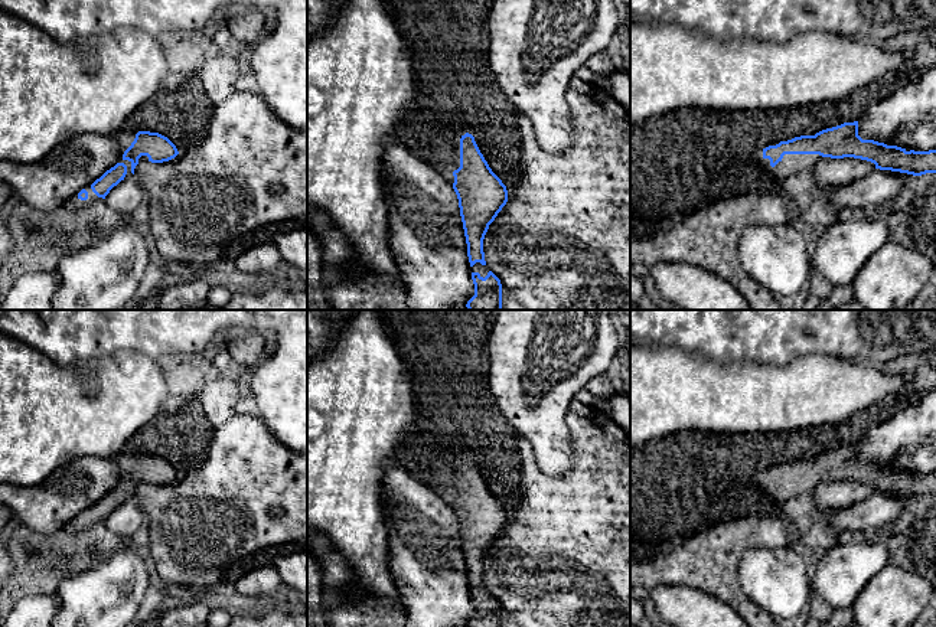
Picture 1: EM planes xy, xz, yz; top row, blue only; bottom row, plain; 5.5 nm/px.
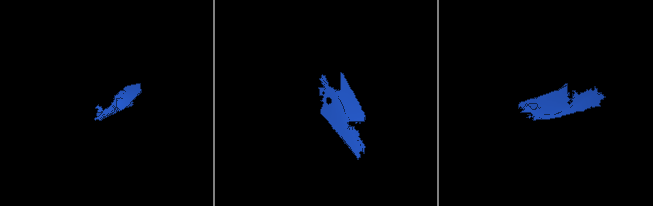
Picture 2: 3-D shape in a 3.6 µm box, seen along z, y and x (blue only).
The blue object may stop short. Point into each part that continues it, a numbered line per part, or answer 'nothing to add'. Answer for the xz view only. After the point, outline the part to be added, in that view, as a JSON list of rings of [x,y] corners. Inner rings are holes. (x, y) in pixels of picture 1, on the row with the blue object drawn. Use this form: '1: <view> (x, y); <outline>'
1: xz (440, 146); [[[421,110],[405,118],[399,131],[408,138],[408,148],[425,159],[453,186],[453,172],[460,167],[460,138],[466,131],[462,127],[437,125]]]
2: xz (478, 267); [[[476,262],[473,267],[472,267],[472,272],[479,272],[480,277],[486,277],[487,272],[490,271],[490,268],[487,265],[482,265],[480,262]]]

